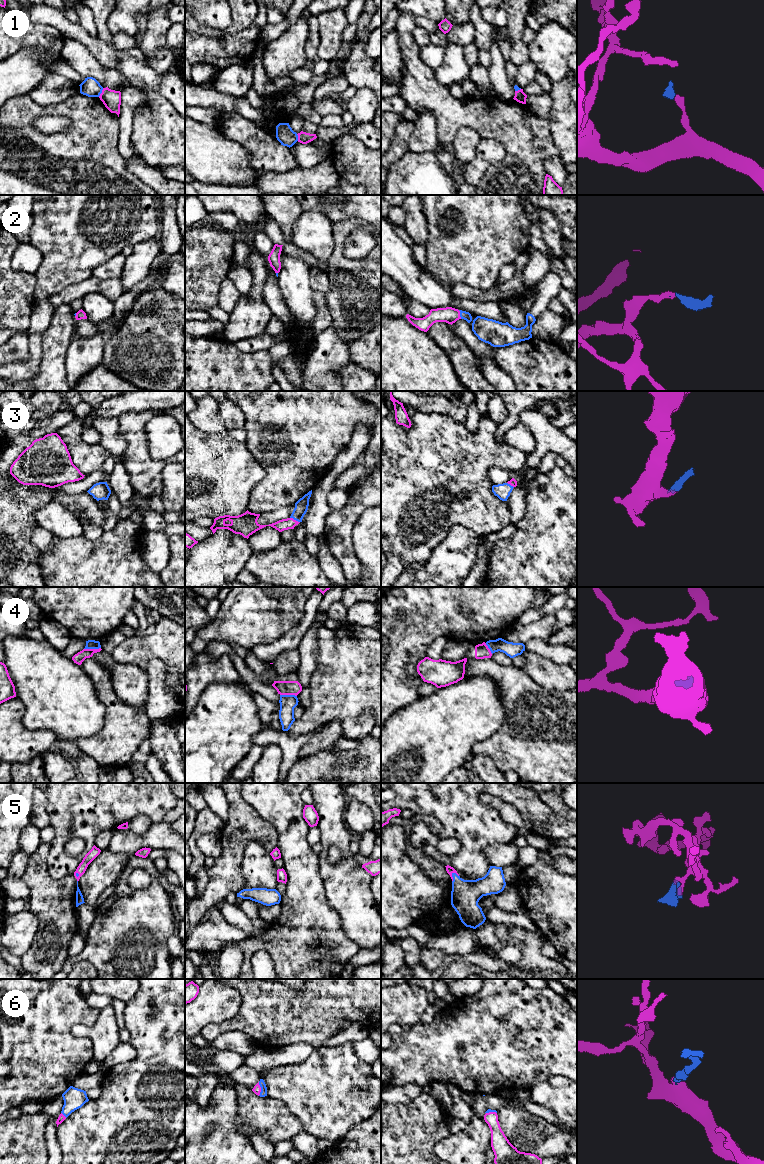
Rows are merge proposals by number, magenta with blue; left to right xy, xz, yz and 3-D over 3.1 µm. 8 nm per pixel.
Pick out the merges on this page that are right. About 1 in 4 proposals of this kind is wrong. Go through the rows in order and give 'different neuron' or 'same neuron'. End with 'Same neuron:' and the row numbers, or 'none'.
1: different neuron
2: same neuron
3: same neuron
4: different neuron
5: same neuron
6: same neuron
Same neuron: 2, 3, 5, 6

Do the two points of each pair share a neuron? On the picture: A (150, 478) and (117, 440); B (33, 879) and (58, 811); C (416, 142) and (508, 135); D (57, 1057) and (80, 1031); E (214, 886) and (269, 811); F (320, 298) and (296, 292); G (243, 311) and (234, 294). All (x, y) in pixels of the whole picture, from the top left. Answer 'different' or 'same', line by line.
A: different
B: different
C: different
D: different
E: different
F: different
G: different

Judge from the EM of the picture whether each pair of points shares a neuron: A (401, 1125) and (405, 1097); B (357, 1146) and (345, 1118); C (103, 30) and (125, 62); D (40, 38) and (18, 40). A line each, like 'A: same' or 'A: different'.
A: different
B: different
C: different
D: same

